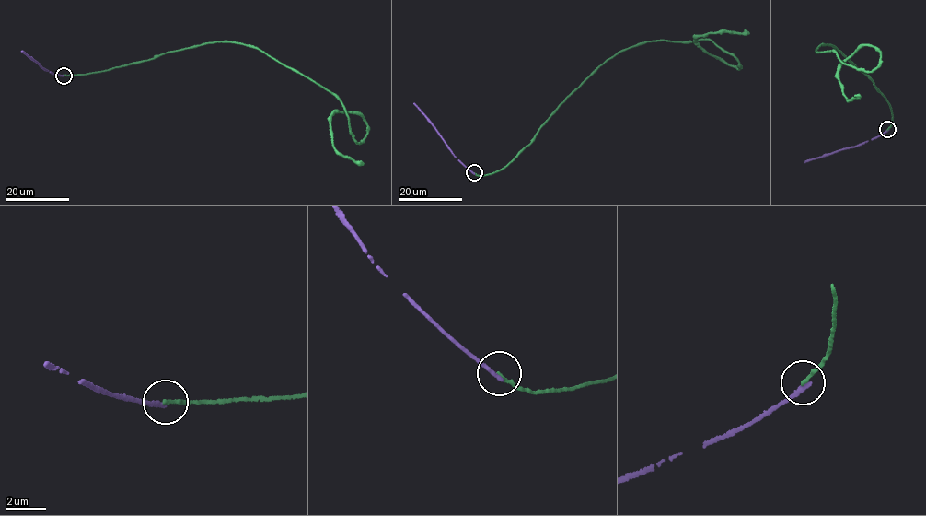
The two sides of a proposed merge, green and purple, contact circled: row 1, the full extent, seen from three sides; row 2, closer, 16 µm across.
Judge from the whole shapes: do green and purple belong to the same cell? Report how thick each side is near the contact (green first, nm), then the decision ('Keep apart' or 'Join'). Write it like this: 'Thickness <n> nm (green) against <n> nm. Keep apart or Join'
Thickness 160 nm (green) against 200 nm. Keep apart

